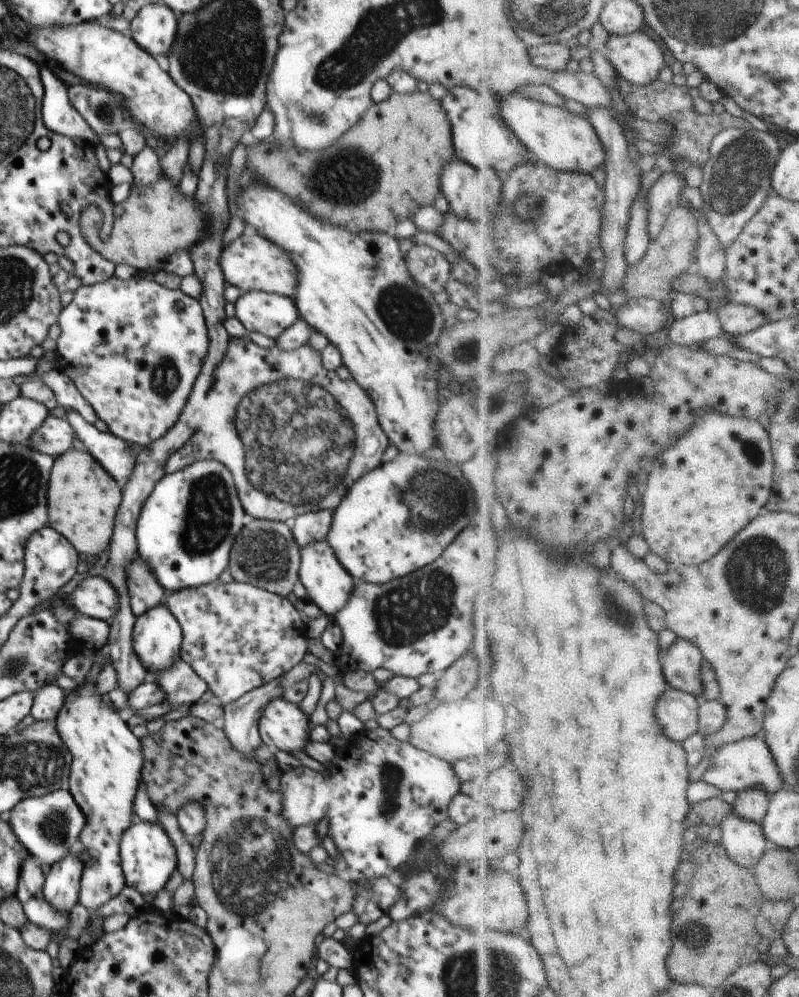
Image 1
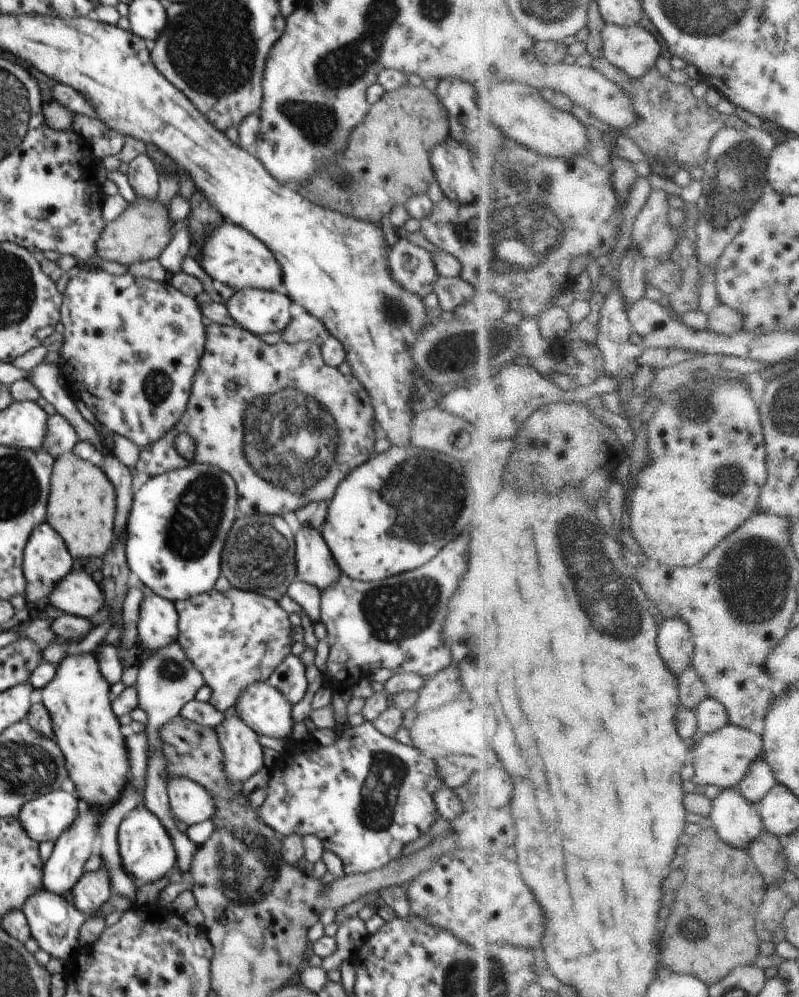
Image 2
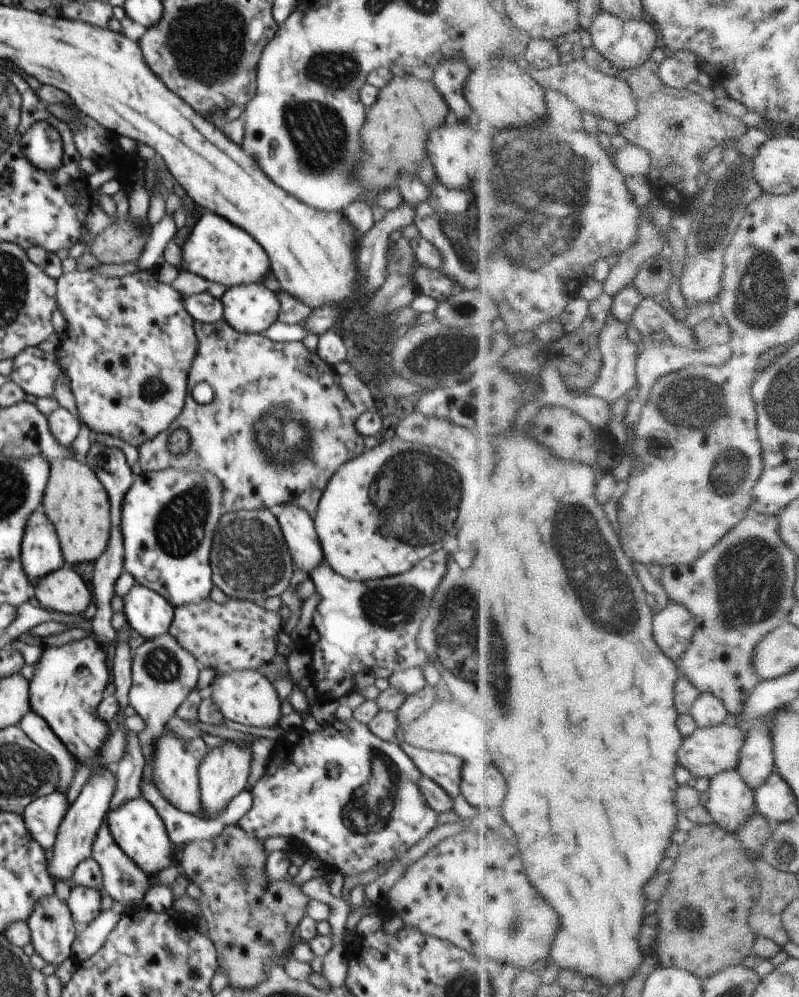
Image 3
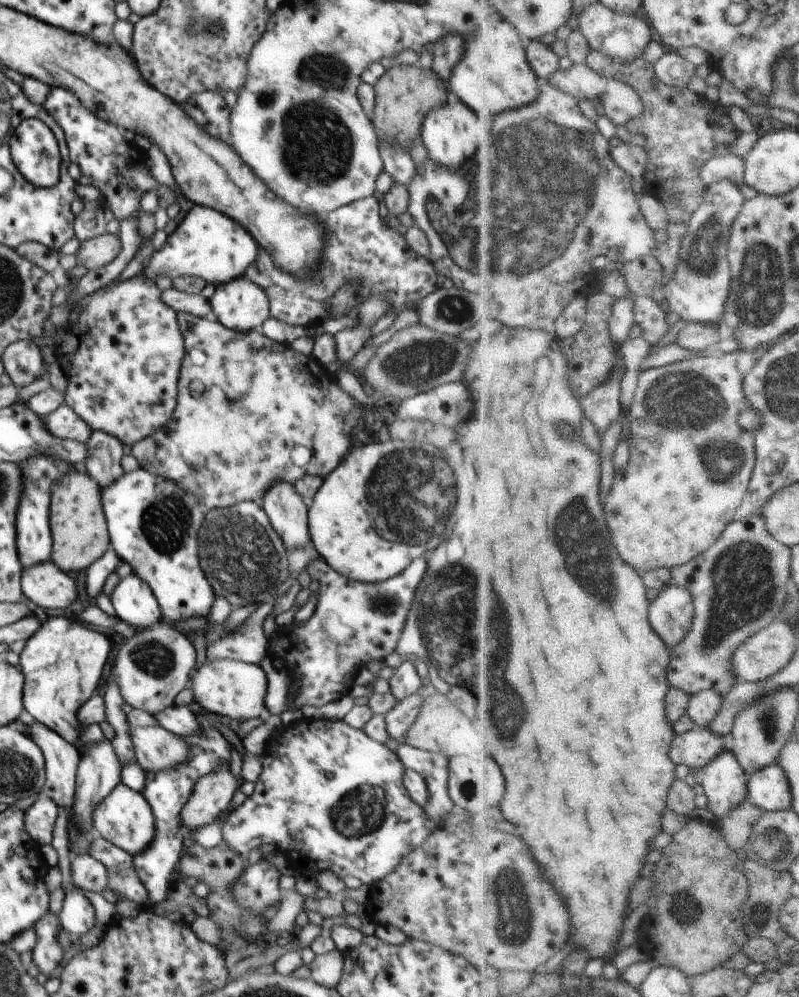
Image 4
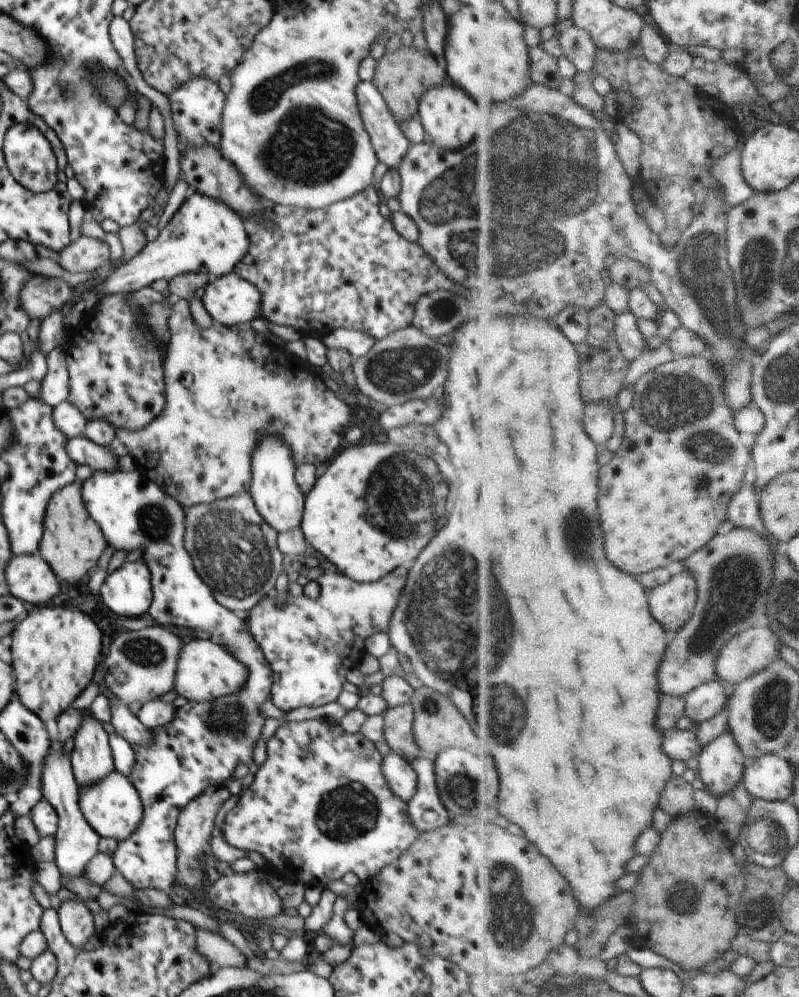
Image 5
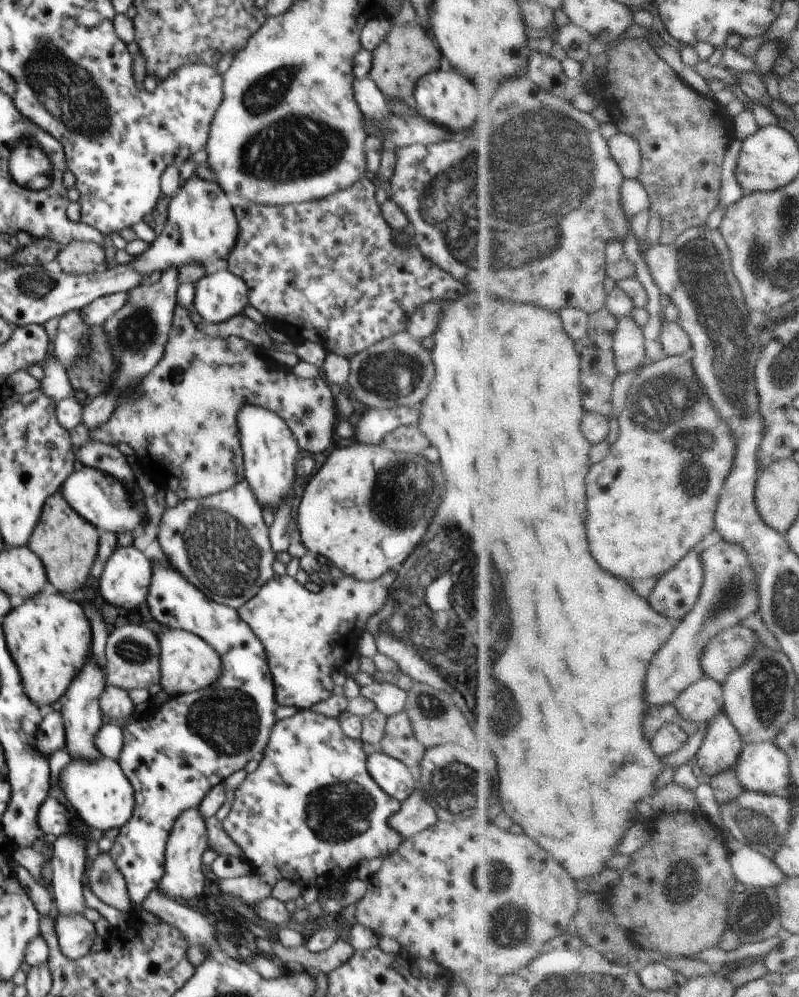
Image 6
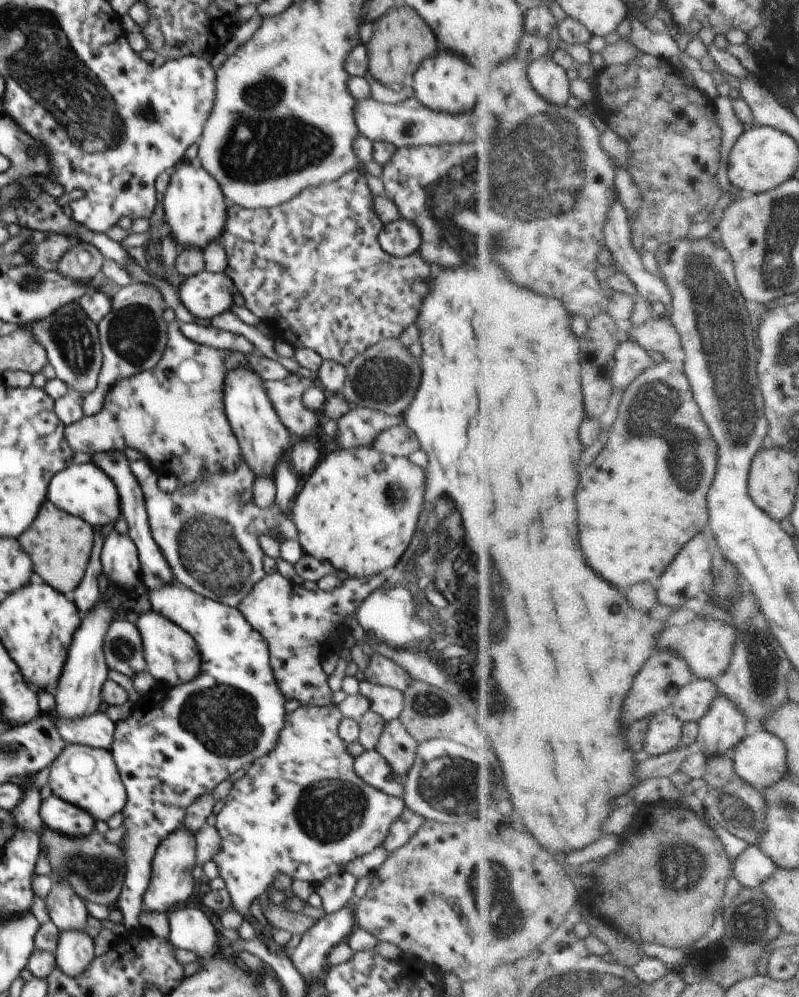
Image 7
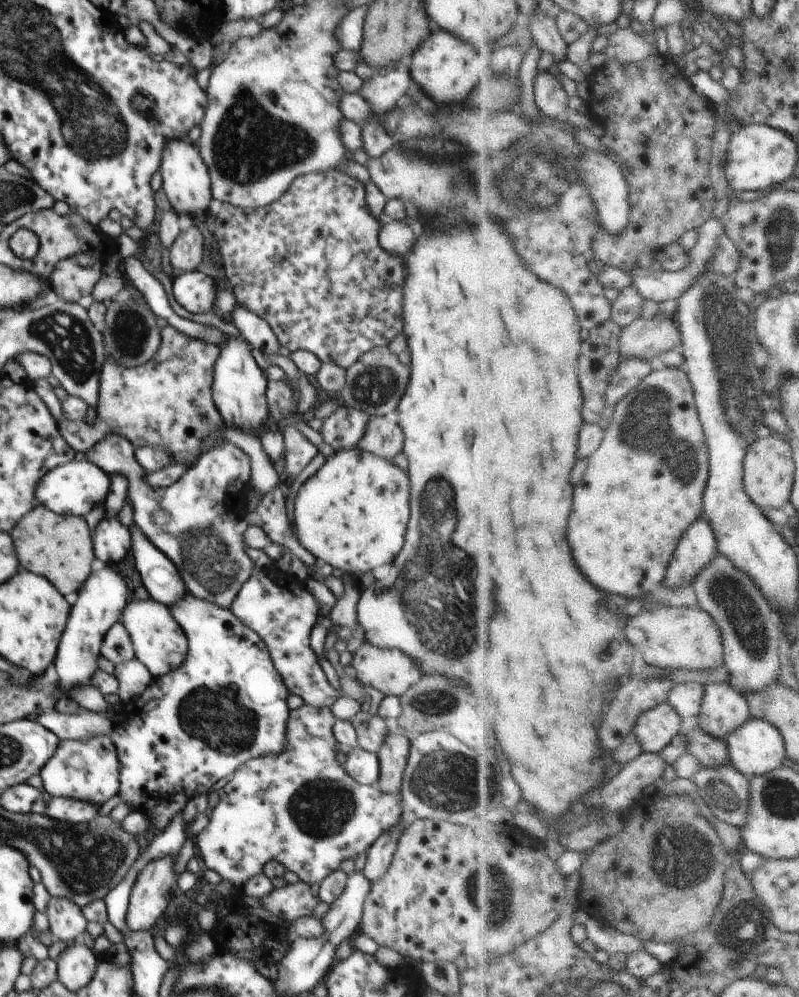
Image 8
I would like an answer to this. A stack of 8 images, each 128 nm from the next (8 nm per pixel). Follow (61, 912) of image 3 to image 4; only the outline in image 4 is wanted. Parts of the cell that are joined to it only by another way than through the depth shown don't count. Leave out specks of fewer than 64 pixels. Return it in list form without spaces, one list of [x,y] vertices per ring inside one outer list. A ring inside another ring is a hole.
[[[48,910],[39,918],[33,929],[37,934],[37,941],[32,950],[33,963],[38,966],[40,972],[48,976],[64,963],[68,953],[59,941],[63,926],[59,916]]]

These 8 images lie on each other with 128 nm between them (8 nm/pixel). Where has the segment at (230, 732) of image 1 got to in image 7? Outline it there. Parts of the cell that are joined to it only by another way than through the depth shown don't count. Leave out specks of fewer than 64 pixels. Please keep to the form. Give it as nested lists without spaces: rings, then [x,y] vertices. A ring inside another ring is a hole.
[[[188,827],[177,828],[158,845],[152,863],[150,884],[143,896],[143,911],[165,913],[180,902],[186,902],[196,883],[192,877],[192,870],[196,866],[197,840],[195,834]]]

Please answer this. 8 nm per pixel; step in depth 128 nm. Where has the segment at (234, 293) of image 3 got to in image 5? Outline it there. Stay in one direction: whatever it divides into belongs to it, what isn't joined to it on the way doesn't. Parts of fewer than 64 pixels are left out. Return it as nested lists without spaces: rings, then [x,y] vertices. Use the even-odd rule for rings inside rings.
[[[235,272],[218,277],[214,283],[207,283],[202,304],[214,322],[227,327],[245,325],[262,316],[262,294],[254,284],[238,276]]]

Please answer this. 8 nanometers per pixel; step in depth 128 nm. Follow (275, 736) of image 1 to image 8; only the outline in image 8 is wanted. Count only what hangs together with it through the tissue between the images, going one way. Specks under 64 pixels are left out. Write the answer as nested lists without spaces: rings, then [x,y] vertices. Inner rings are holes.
[[[152,598],[130,602],[123,610],[122,622],[130,633],[136,658],[154,678],[166,675],[186,660],[189,649],[187,636],[165,604]]]

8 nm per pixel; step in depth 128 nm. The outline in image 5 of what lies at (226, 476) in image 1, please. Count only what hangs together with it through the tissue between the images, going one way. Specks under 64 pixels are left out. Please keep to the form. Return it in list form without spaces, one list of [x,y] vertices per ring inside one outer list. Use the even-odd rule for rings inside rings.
[[[118,468],[111,472],[96,471],[89,480],[81,483],[81,491],[84,506],[90,514],[90,518],[100,526],[108,545],[113,546],[116,551],[124,550],[126,553],[131,549],[142,548],[141,559],[147,562],[150,570],[153,593],[152,604],[148,608],[147,616],[152,617],[159,625],[210,634],[212,641],[224,644],[228,648],[230,656],[246,668],[246,682],[244,682],[244,686],[240,686],[240,690],[236,690],[236,694],[226,694],[226,697],[214,698],[214,701],[205,701],[204,703],[188,701],[185,706],[177,708],[176,716],[170,724],[150,729],[152,740],[146,742],[146,746],[131,745],[134,752],[134,768],[130,772],[129,780],[140,796],[143,818],[142,822],[138,822],[136,830],[130,834],[129,838],[116,844],[116,851],[115,854],[112,854],[111,859],[115,870],[124,876],[134,891],[164,890],[172,896],[175,904],[180,905],[184,902],[183,899],[172,892],[176,881],[174,832],[178,816],[204,790],[209,789],[210,786],[226,784],[239,763],[249,766],[252,762],[254,749],[262,736],[266,720],[261,714],[261,706],[267,699],[271,699],[273,672],[260,646],[248,631],[248,626],[246,626],[242,615],[218,604],[210,588],[196,574],[190,554],[184,548],[186,508],[180,505],[173,496],[166,494],[166,491],[163,491],[156,481],[148,480],[145,472],[138,470],[124,472]]]

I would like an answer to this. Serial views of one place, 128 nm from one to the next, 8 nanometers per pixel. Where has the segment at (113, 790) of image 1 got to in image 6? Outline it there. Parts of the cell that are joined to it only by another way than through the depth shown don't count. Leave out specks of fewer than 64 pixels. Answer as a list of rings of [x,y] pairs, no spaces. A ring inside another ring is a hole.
[[[45,588],[3,617],[5,642],[20,672],[26,696],[43,711],[66,694],[74,674],[92,653],[92,632],[82,605]],[[59,914],[55,921],[55,930],[60,951],[68,960],[77,961],[91,953],[97,934],[94,923],[84,918],[83,914]]]

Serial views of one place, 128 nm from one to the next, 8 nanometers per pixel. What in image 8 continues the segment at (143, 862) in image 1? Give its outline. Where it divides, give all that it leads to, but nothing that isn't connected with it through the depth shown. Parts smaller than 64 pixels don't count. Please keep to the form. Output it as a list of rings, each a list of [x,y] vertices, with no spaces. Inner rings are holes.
[[[110,736],[60,741],[52,758],[39,772],[45,791],[52,797],[68,797],[89,802],[98,808],[119,794],[120,761]]]

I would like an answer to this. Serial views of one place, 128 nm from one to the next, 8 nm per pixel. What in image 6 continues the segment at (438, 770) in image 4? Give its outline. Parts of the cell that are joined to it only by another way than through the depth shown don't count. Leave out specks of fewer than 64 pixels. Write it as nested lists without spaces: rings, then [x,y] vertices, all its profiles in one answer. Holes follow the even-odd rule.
[[[416,787],[413,794],[401,803],[400,811],[390,818],[389,826],[402,836],[402,840],[412,838],[438,821],[435,804],[424,798],[420,788]]]

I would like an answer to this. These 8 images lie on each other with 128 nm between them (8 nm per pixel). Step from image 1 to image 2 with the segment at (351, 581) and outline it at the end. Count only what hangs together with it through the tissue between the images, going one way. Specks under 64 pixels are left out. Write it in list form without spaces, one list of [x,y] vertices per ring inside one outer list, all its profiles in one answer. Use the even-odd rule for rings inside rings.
[[[302,526],[295,533],[297,578],[315,586],[320,592],[330,588],[343,572],[338,568],[322,533]]]

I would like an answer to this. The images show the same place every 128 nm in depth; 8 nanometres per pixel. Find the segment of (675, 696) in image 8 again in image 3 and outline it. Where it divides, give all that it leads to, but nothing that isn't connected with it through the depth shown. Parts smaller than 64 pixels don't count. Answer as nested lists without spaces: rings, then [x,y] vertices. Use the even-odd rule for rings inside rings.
[[[702,693],[690,713],[700,729],[714,728],[731,720],[726,703],[712,693]]]

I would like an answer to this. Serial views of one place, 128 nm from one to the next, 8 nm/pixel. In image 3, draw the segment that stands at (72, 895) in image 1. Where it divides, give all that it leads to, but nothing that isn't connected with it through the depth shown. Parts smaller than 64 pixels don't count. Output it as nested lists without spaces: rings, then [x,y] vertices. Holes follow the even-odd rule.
[[[100,767],[92,772],[78,798],[69,806],[57,832],[52,848],[53,856],[47,860],[47,871],[54,884],[60,881],[70,883],[74,869],[80,862],[91,856],[98,829],[103,825],[103,820],[109,812],[114,789],[115,775],[112,767]]]

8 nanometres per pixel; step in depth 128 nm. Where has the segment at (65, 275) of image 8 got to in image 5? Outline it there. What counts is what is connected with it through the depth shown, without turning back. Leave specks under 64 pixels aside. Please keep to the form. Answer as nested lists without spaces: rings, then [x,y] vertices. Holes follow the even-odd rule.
[[[82,235],[76,241],[69,243],[60,252],[58,263],[68,272],[94,272],[106,265],[110,258],[108,243],[104,240]]]

